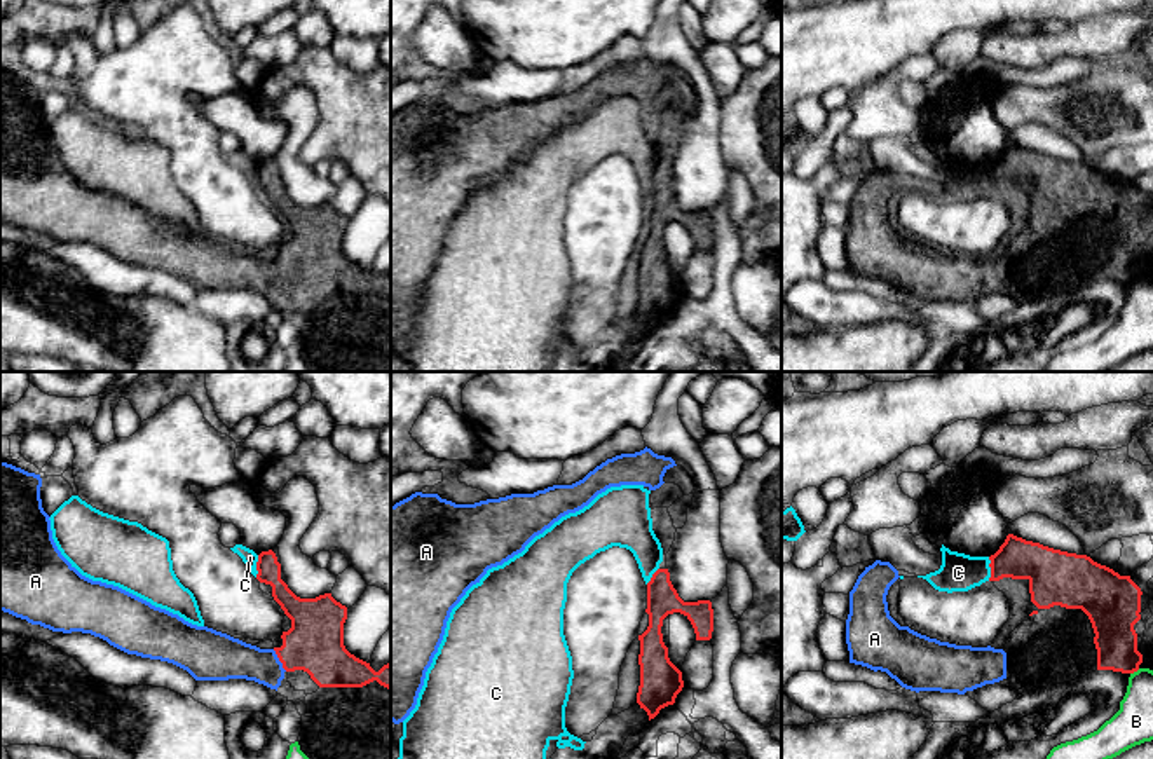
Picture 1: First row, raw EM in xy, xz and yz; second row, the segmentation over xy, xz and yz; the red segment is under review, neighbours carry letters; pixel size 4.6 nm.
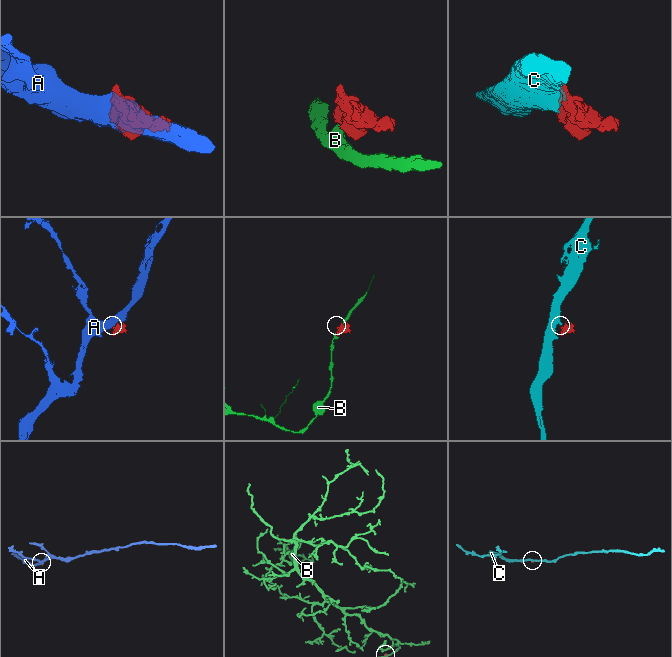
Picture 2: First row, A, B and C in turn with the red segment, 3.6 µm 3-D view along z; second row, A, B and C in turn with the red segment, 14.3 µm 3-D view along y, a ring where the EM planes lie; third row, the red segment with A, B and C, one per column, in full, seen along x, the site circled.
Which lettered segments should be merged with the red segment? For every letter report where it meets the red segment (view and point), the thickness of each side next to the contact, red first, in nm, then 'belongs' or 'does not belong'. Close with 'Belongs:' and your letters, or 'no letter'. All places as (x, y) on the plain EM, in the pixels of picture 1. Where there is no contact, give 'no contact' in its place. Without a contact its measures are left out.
A: xy (279, 269) | 260/190 nm | belongs
B: yz (1134, 280) | 190/190 nm | does not belong
C: yz (991, 178) | 190/180 nm | does not belong
Belongs: A

